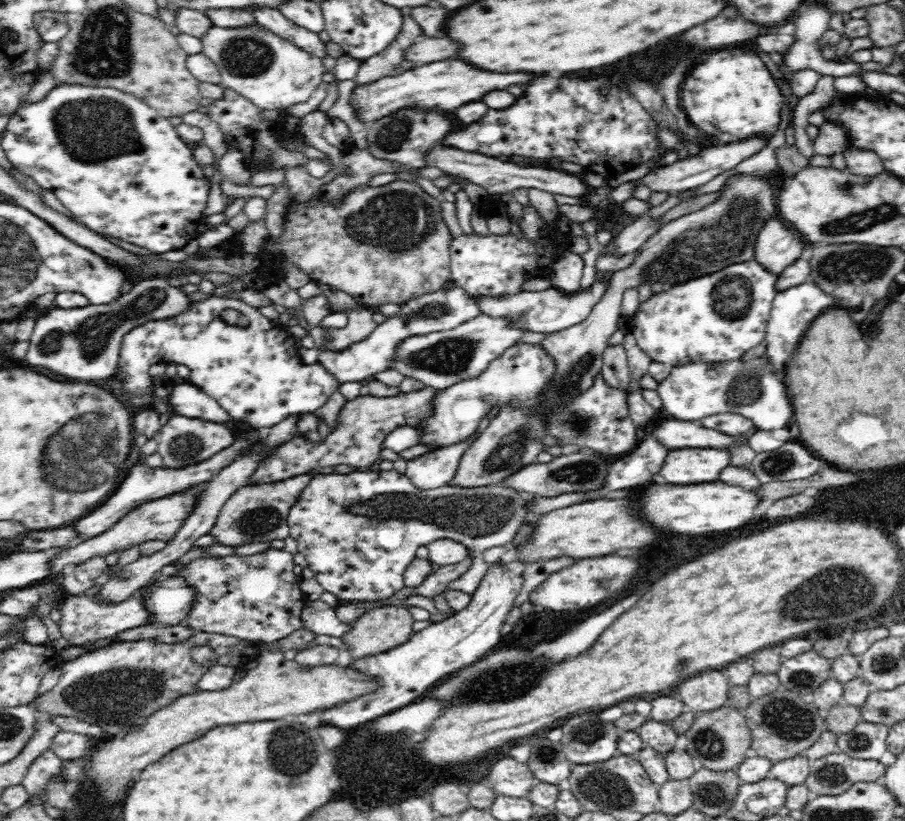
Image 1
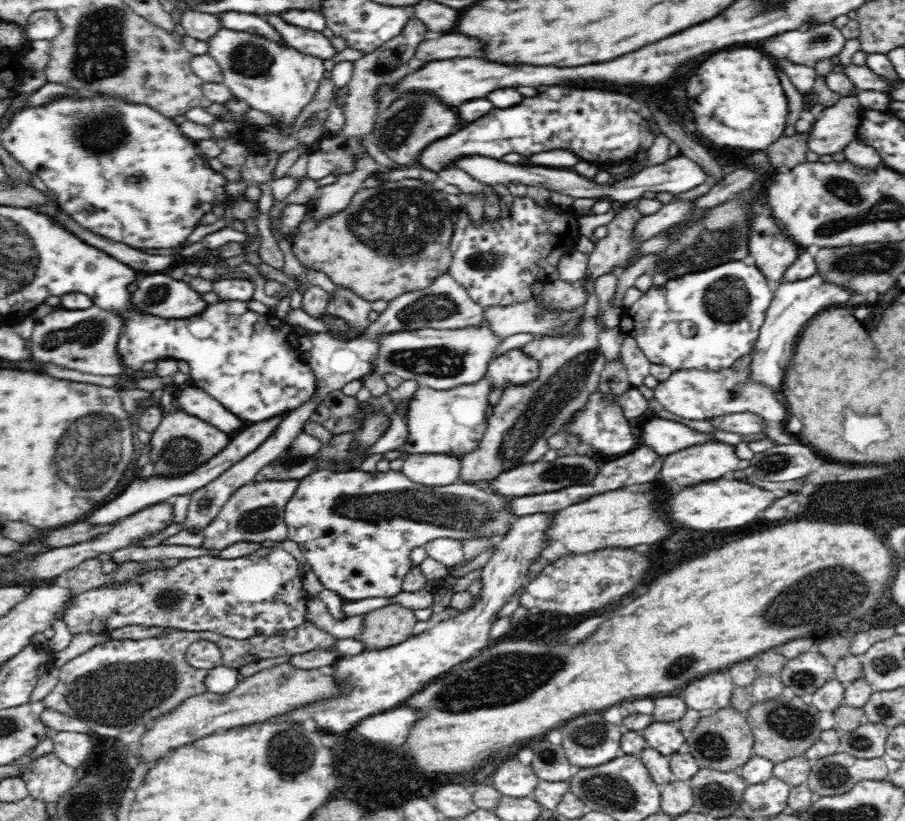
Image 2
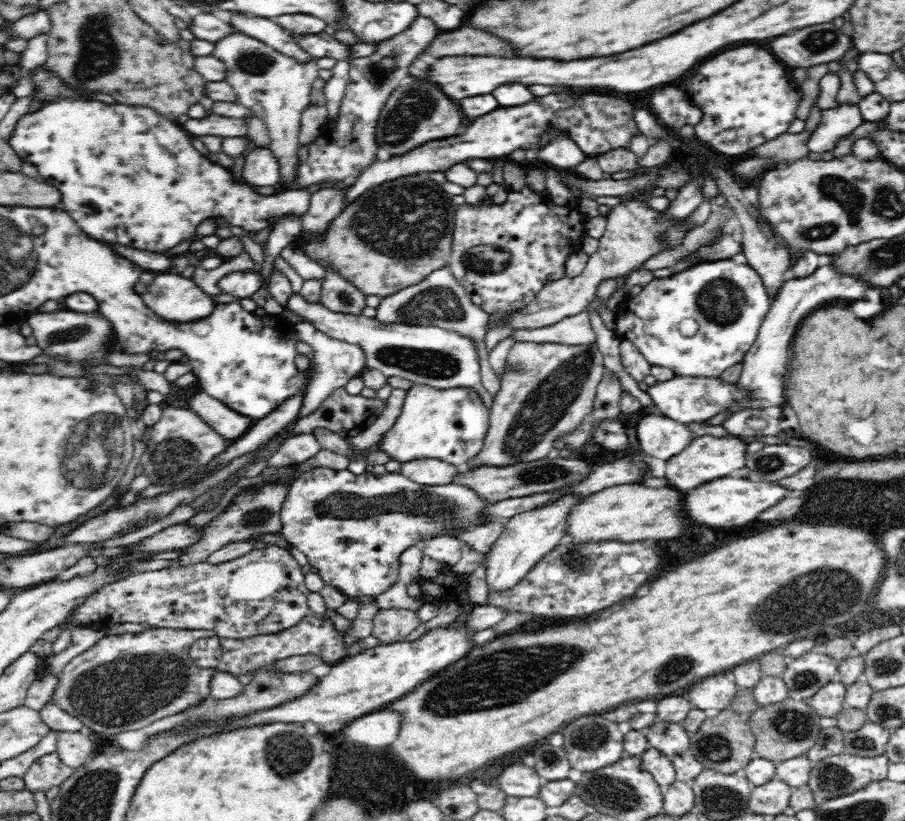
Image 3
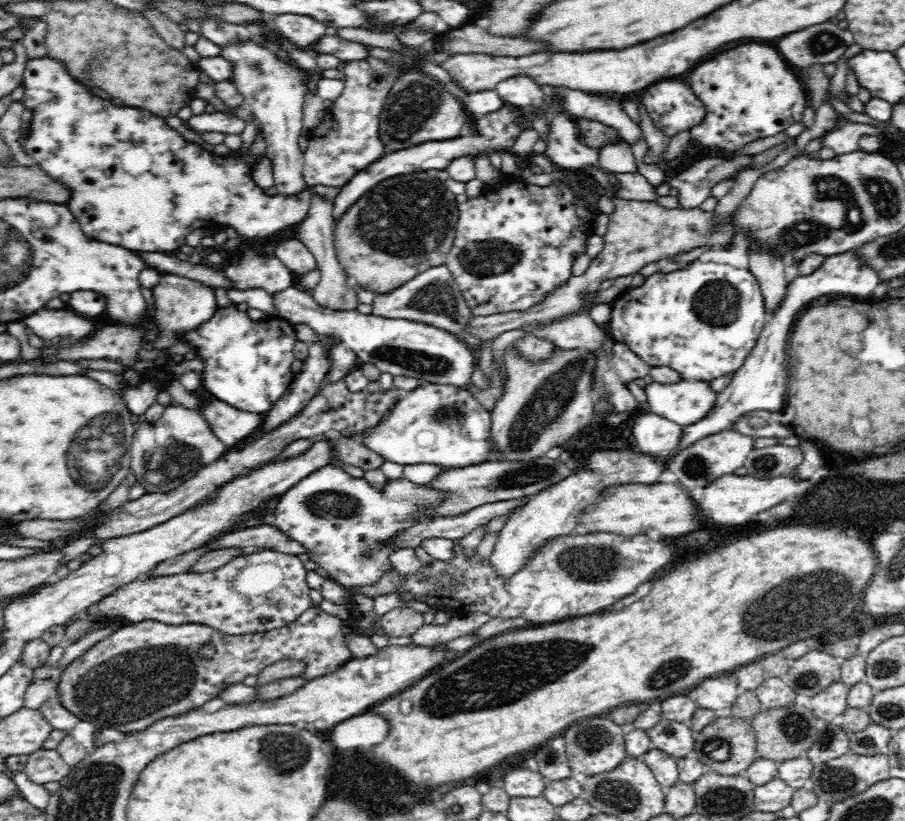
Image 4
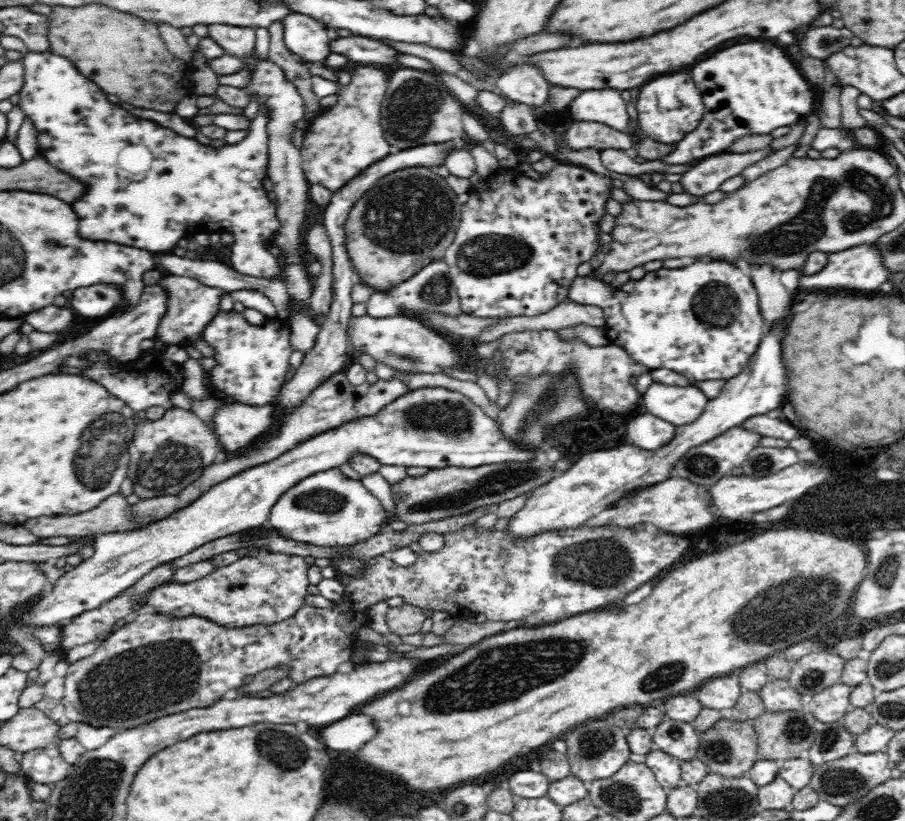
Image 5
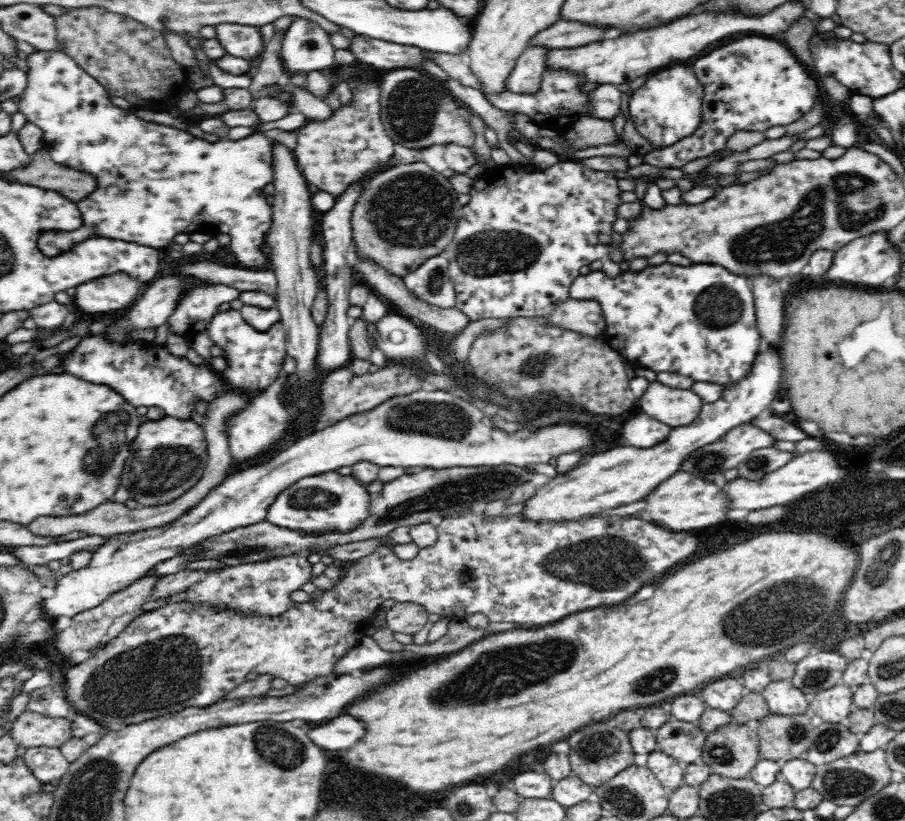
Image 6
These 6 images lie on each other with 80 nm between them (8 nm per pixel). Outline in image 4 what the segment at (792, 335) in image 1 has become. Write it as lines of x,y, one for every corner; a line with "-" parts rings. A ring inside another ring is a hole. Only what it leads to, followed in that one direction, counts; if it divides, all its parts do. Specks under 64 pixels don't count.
842,253
825,257
824,262
808,276
798,276
793,281
788,282
786,294
778,308
772,312
772,316
760,332
756,346
750,350
744,364
735,371
732,382
718,395
718,402
714,410
696,422
696,424
684,427
684,436
682,442
676,449
684,450
688,446
700,441
702,438
727,431
738,418
744,414
754,413
756,411
767,411
770,414
778,414
778,410
783,410
788,404
786,402
786,384
788,384
788,372
784,362
787,362
786,354
788,336
794,326
796,316
802,306
808,304
808,300
816,296
828,296
828,294
844,294
844,296
868,296
878,284
880,279
876,271
868,265
862,265
854,253

